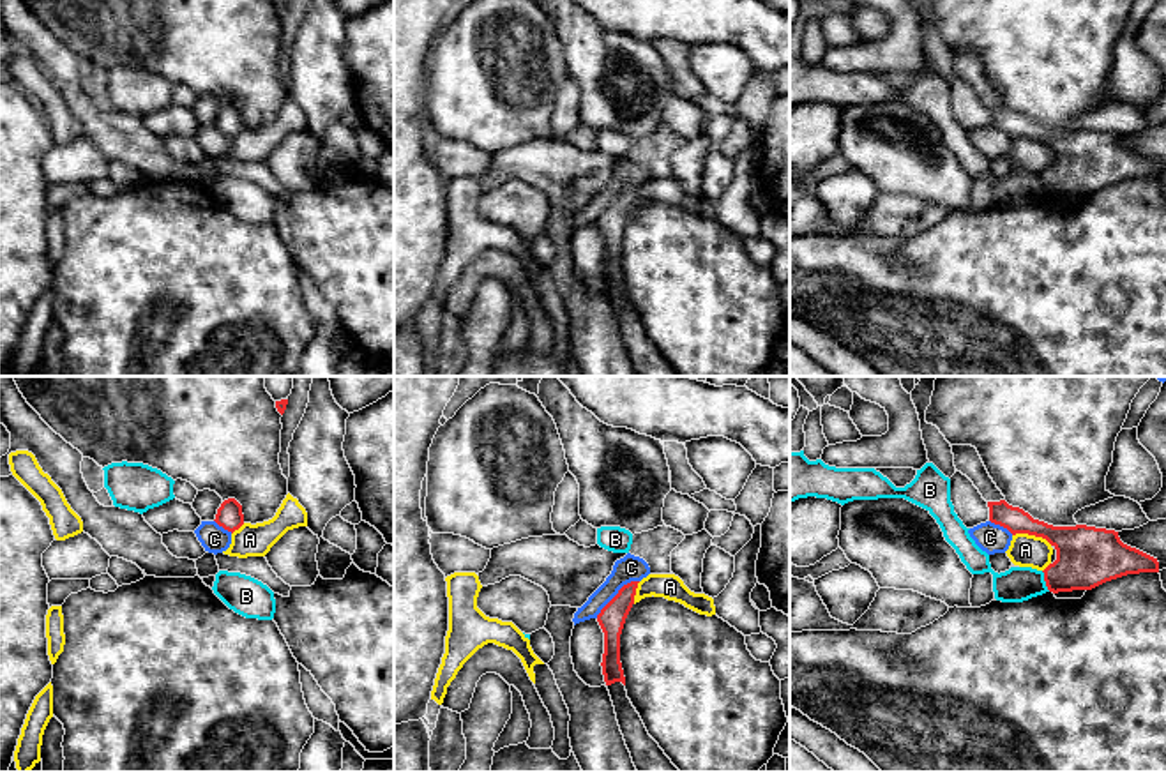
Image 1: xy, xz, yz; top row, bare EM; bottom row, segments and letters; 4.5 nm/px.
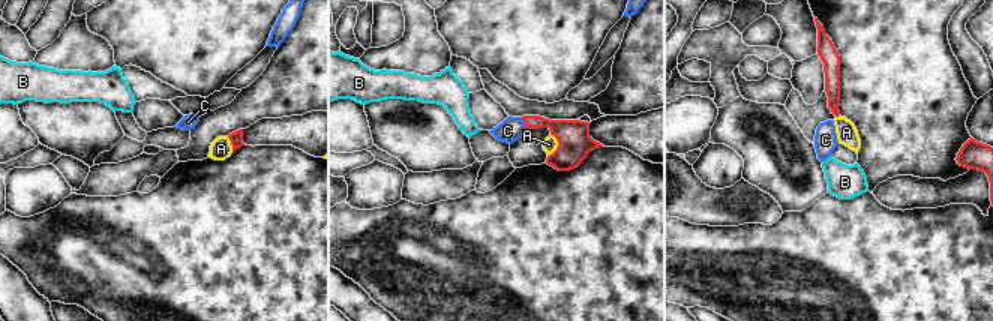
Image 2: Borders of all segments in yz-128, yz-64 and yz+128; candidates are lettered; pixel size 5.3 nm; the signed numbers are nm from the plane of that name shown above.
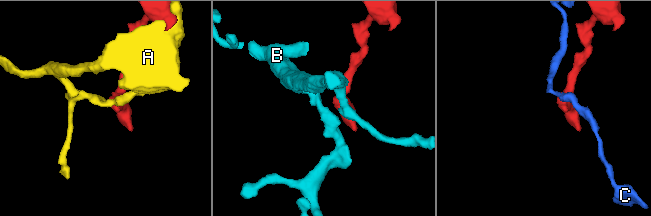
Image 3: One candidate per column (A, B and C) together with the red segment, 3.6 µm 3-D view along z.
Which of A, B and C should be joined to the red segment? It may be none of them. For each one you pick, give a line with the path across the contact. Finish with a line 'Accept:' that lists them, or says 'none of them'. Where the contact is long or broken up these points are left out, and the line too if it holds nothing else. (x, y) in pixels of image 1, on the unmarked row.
Accept: none of them

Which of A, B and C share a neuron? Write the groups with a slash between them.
A / B / C

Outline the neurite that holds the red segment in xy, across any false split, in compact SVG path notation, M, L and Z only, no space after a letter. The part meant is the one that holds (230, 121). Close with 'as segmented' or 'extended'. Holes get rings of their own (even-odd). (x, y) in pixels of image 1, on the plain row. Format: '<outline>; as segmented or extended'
M235 102L224 104L217 113L214 125L233 138L244 129L242 110Z; as segmented

